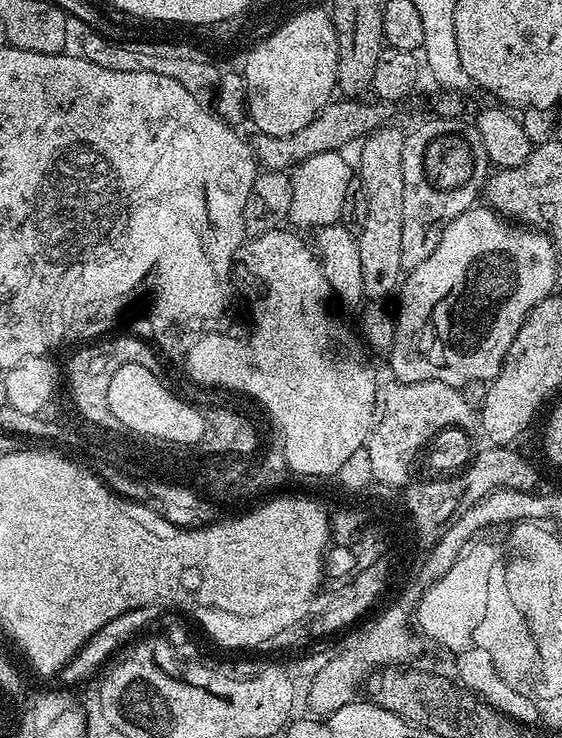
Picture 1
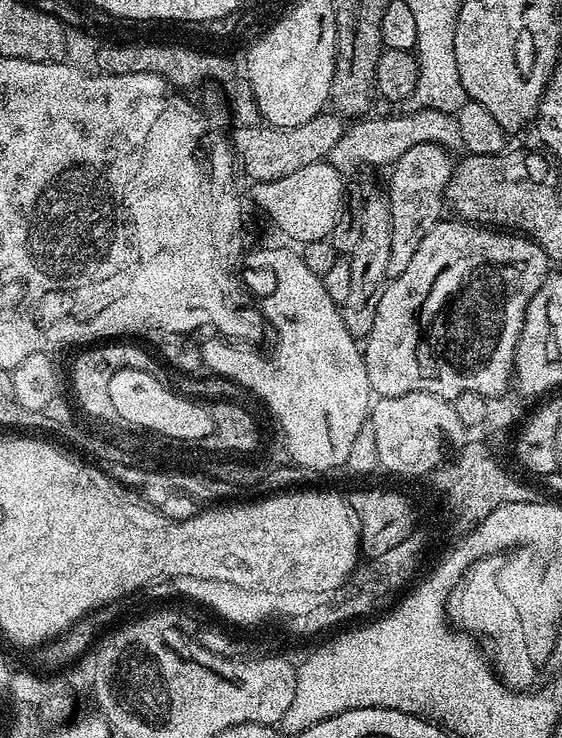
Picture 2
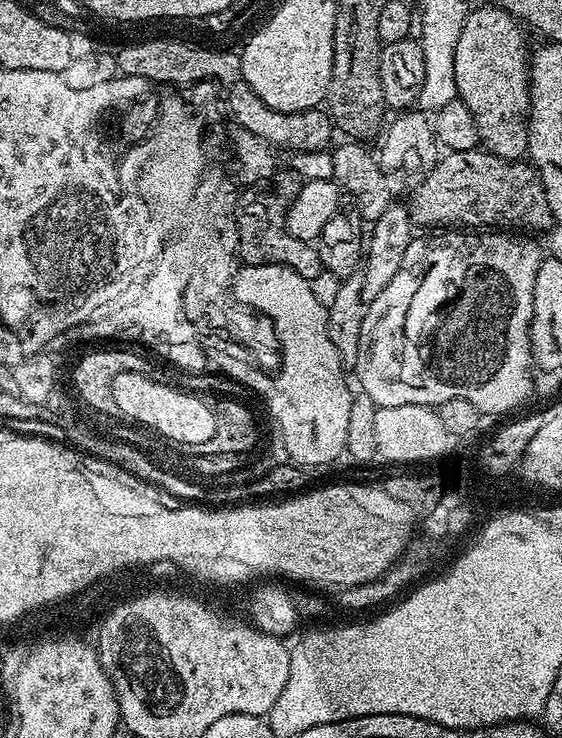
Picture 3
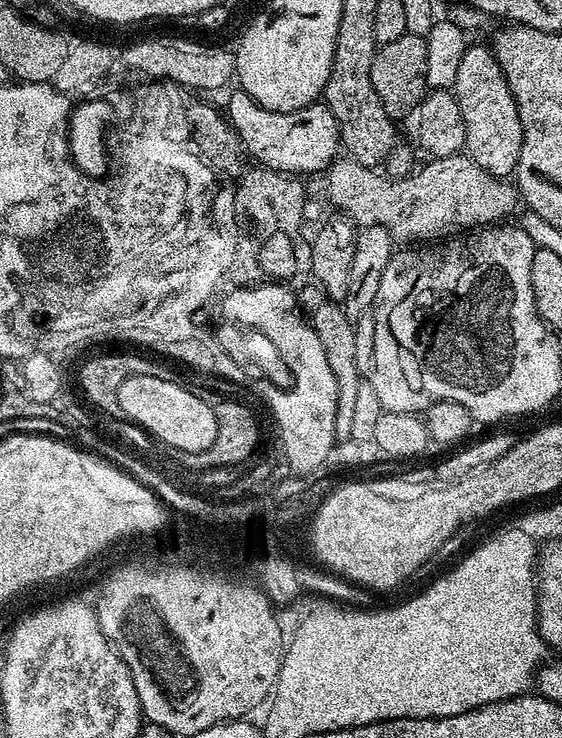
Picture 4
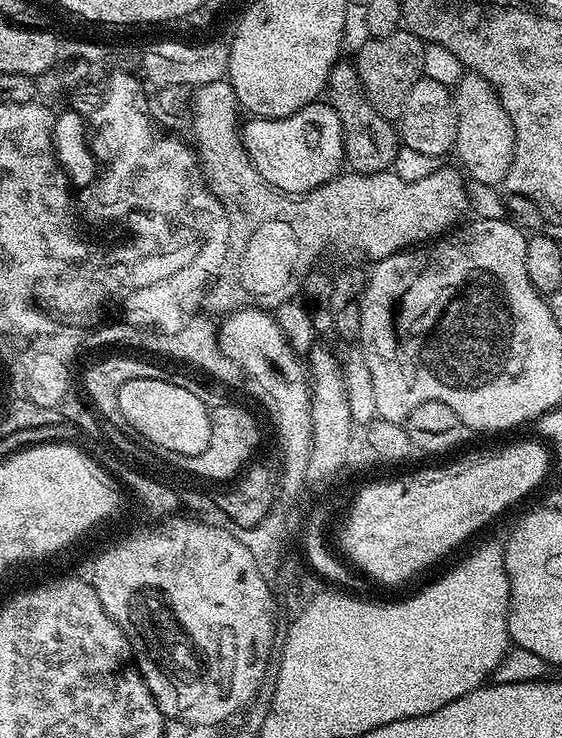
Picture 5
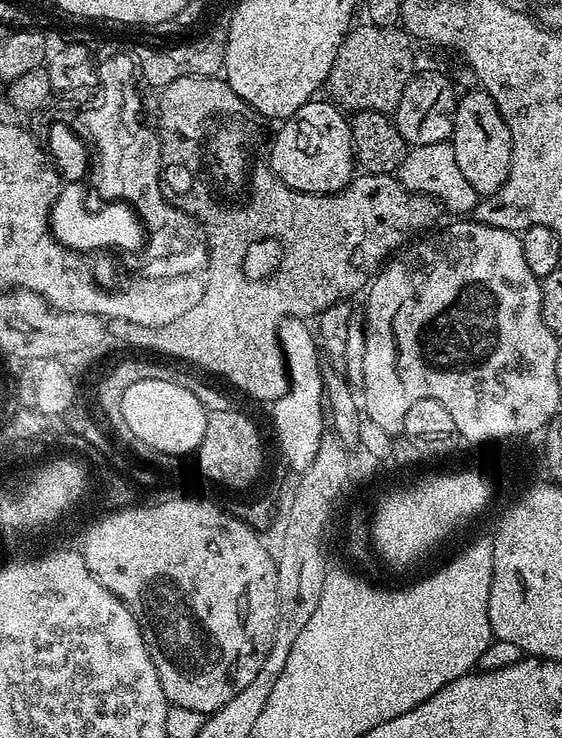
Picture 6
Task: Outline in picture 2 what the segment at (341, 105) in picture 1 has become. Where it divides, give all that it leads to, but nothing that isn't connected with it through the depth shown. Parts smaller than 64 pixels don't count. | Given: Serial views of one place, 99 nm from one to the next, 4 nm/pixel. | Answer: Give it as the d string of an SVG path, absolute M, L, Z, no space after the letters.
M326 110L310 122L296 127L275 128L259 123L246 124L237 127L237 132L233 131L230 139L238 164L244 167L249 181L276 181L296 172L302 166L323 161L344 133L345 127L343 119L337 113Z

